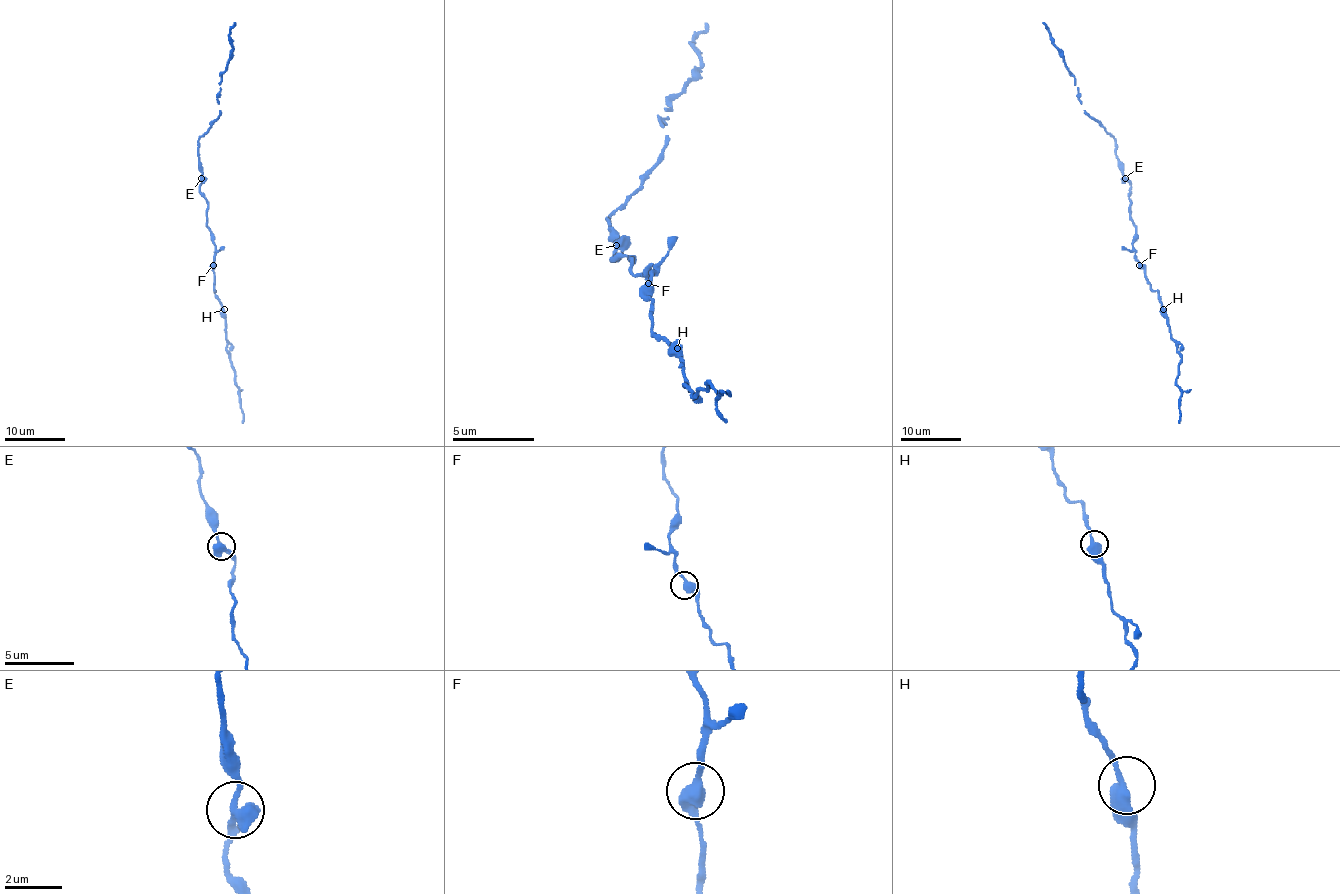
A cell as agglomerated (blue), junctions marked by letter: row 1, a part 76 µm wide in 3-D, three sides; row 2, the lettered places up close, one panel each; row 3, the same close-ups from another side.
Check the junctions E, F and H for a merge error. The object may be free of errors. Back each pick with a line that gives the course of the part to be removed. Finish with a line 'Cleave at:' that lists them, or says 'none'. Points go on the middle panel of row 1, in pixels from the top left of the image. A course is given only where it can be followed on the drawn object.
Cleave at: none

